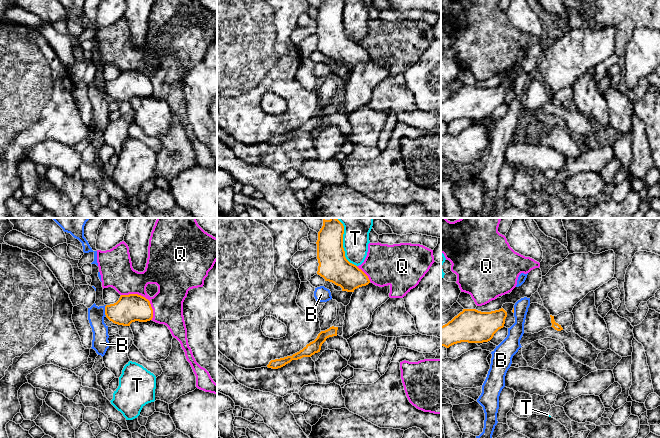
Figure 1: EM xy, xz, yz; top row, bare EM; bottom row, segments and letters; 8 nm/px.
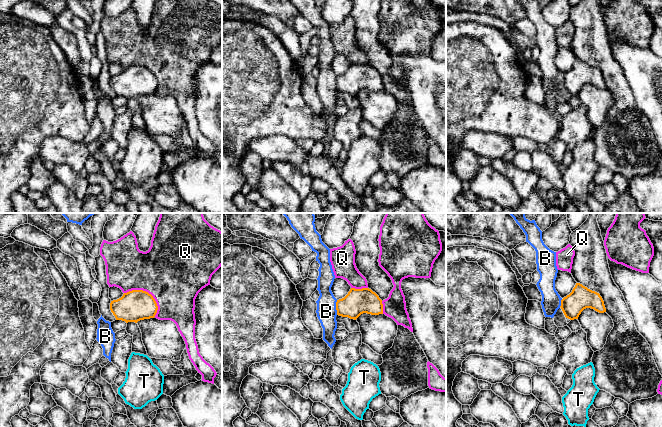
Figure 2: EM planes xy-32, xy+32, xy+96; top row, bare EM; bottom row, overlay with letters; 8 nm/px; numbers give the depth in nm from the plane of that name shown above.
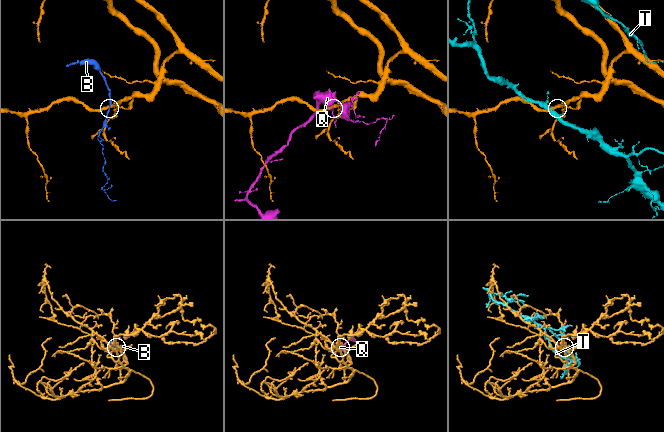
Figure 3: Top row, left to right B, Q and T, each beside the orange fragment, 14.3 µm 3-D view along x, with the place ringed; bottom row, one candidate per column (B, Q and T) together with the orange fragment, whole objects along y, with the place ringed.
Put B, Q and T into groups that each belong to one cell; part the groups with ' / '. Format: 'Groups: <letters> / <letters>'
Groups: B / Q / T

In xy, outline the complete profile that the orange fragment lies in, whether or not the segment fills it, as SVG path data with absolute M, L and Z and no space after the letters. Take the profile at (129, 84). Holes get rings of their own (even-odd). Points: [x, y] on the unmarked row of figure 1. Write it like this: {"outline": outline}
{"outline": "M138 70L121 71L119 76L105 82L106 93L115 100L130 102L132 98L147 98L153 94L150 77Z"}

